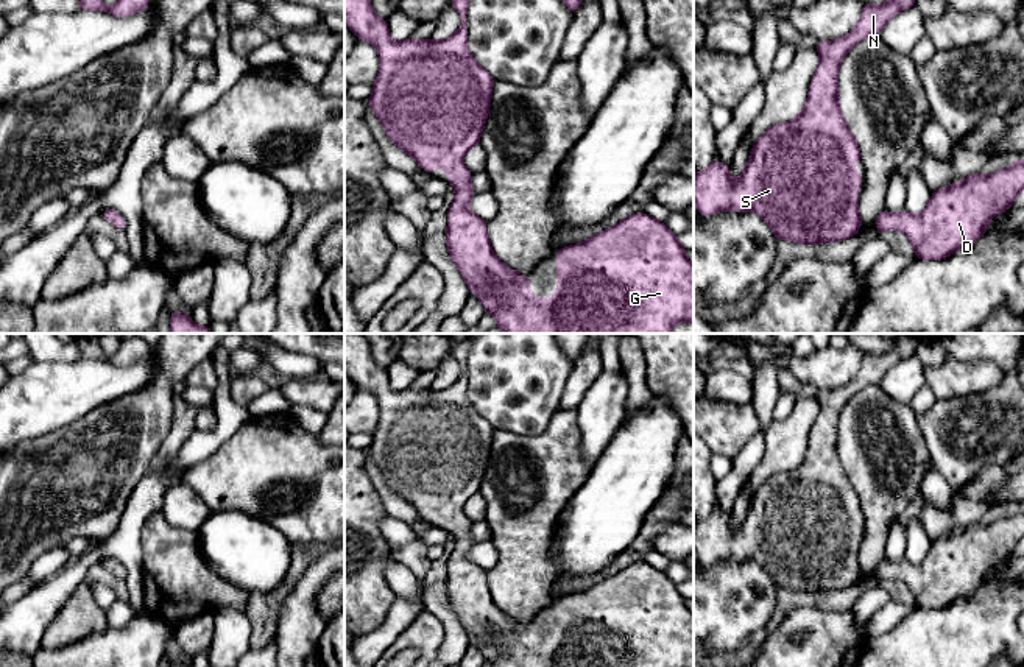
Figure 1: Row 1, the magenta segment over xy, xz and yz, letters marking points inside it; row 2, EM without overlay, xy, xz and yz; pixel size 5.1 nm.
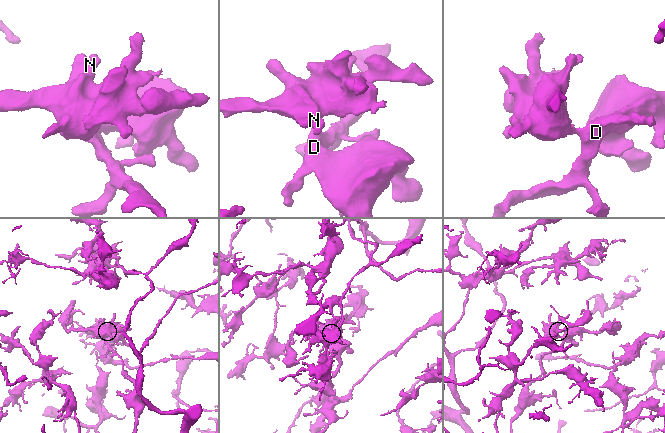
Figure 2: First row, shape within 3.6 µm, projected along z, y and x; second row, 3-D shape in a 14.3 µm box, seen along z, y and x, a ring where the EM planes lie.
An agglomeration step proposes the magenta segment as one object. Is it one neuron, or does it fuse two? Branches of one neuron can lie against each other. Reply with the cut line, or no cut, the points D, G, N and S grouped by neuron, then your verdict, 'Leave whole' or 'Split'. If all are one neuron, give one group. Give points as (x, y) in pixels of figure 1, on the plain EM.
No split. Groups: D G N S. Leave whole

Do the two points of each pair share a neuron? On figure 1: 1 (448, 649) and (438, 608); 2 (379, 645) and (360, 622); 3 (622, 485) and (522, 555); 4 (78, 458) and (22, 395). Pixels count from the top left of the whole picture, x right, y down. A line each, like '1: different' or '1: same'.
1: same
2: different
3: different
4: different

